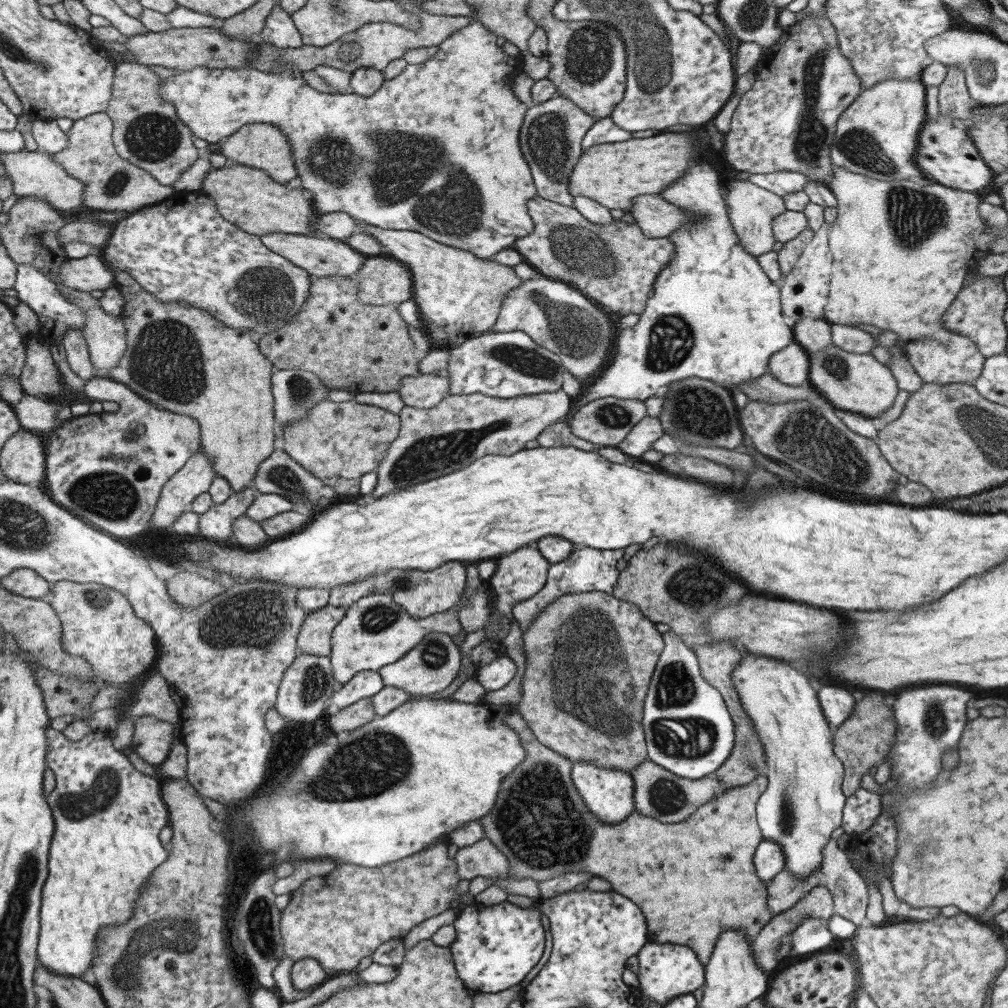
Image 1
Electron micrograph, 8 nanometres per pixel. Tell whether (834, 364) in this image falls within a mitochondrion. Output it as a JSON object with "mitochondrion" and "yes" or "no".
{"mitochondrion":"yes"}

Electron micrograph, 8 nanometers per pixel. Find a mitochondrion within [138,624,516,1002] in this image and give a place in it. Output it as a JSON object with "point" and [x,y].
{"point":[333,781]}

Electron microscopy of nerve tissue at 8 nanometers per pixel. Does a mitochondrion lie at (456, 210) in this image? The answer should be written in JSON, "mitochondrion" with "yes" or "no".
{"mitochondrion":"yes"}

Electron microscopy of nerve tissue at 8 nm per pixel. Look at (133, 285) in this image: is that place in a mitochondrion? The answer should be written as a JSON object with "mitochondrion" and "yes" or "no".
{"mitochondrion":"no"}

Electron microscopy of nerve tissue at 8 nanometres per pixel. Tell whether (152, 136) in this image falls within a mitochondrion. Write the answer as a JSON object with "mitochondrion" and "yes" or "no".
{"mitochondrion":"yes"}

